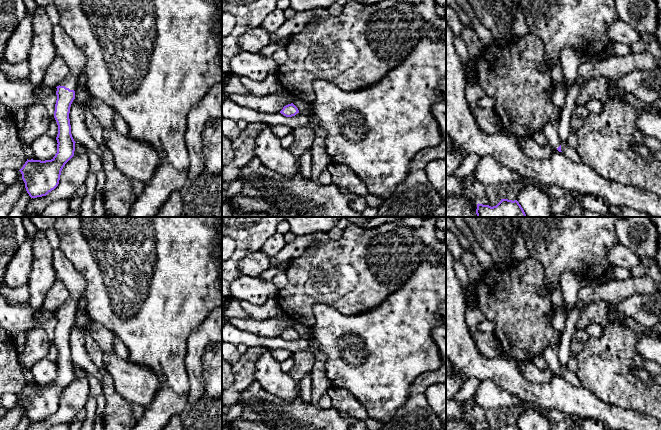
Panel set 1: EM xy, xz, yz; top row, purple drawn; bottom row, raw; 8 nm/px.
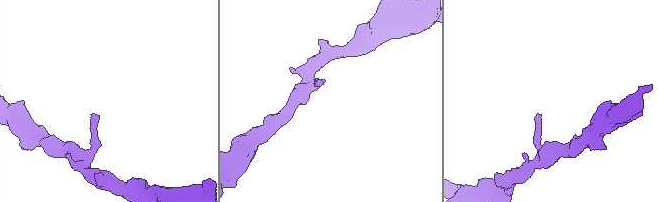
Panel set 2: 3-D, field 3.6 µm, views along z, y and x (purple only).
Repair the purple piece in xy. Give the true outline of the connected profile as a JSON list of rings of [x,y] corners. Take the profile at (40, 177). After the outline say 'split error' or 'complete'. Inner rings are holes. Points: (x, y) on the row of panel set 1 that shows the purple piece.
[[[59,25],[53,26],[53,42],[57,55],[61,56],[69,67],[69,74],[56,87],[57,100],[54,118],[58,125],[57,153],[51,160],[28,160],[19,170],[31,198],[46,196],[54,190],[60,180],[65,164],[74,156],[75,141],[71,134],[69,119],[70,107],[75,99],[78,77],[84,74],[86,58]]] | split error

